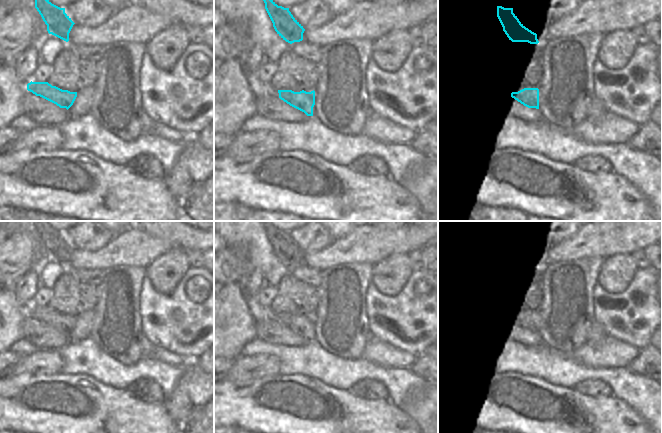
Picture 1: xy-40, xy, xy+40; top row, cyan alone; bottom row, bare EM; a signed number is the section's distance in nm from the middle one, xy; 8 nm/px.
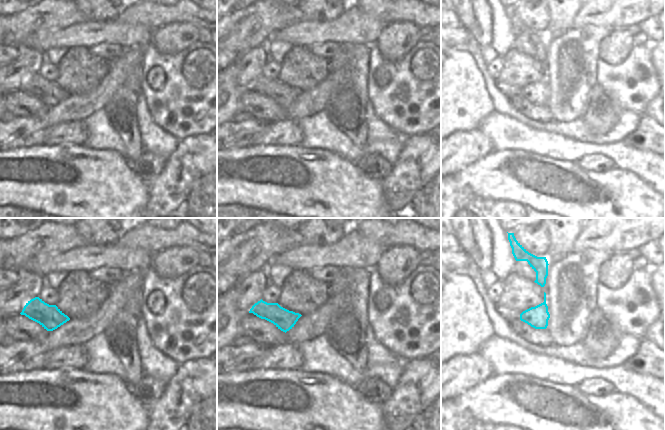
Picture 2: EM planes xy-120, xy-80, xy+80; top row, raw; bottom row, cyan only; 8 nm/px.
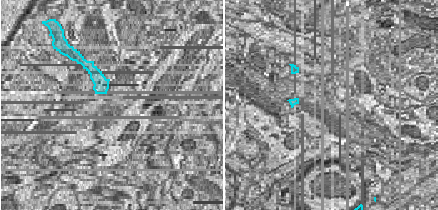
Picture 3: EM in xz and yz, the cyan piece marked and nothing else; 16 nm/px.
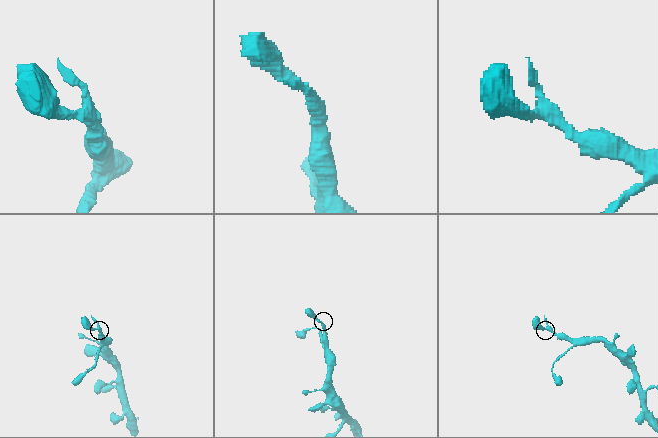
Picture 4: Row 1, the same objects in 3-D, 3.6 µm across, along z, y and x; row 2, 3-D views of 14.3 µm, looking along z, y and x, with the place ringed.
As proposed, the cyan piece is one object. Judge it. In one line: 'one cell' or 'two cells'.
one cell

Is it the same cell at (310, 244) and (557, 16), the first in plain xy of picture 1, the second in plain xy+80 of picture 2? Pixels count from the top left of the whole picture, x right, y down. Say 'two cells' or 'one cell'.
two cells

